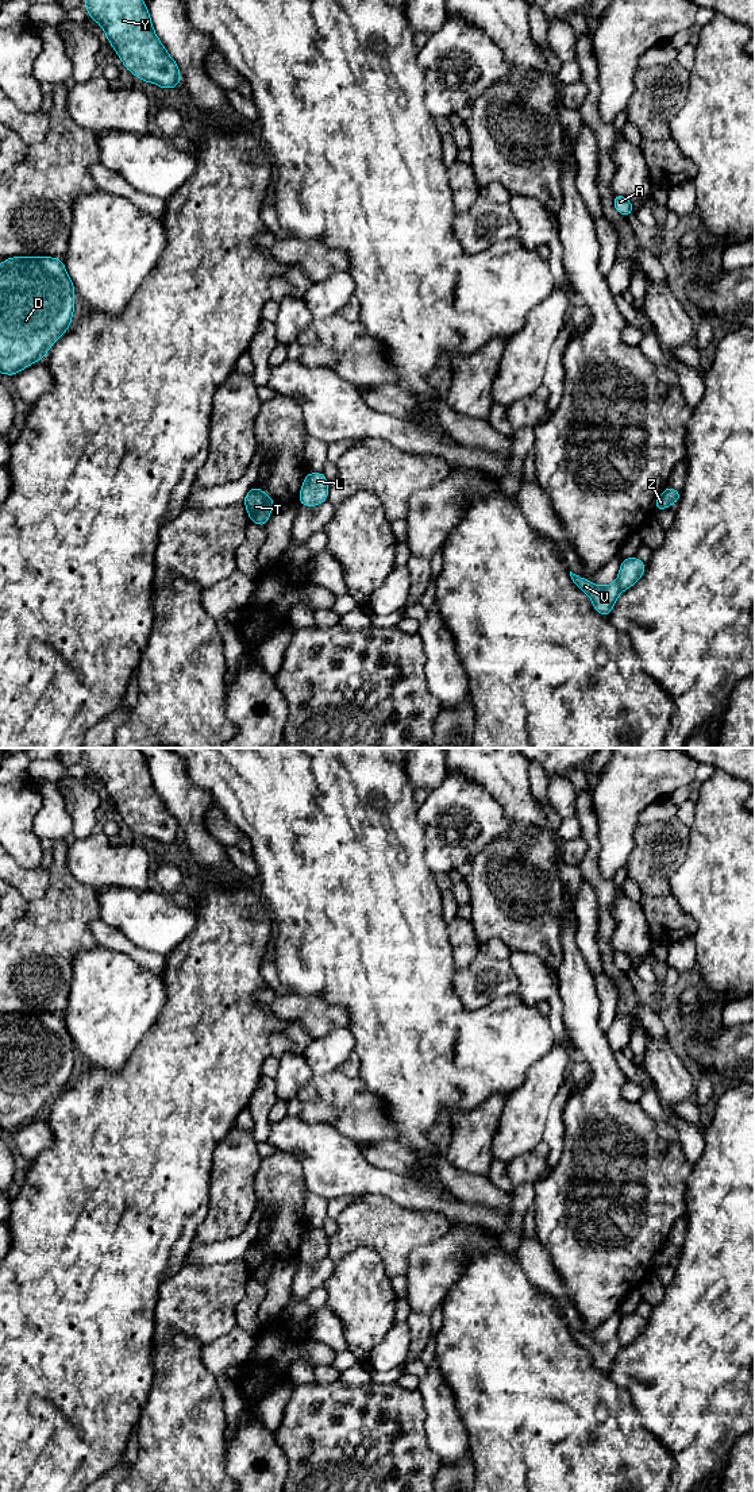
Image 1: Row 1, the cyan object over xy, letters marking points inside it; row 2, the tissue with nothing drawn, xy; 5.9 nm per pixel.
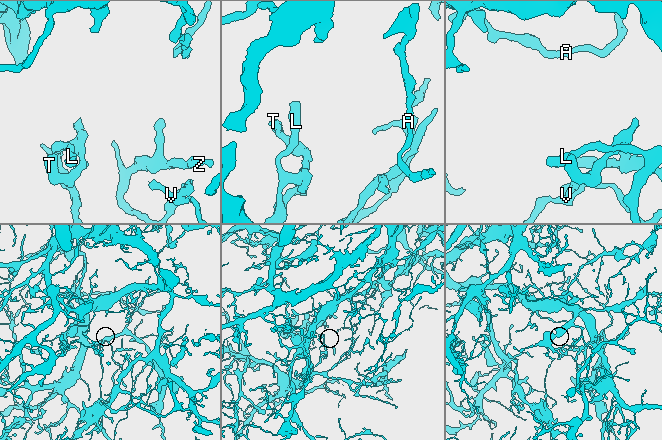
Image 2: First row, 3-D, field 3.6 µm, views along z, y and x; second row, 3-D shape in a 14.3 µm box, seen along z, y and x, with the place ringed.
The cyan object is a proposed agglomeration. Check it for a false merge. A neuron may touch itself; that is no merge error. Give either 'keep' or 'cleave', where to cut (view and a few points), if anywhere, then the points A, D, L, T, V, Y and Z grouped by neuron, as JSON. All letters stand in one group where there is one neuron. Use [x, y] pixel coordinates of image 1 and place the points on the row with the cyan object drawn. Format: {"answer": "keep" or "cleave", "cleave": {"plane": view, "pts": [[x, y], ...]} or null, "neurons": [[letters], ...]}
{"answer": "cleave", "cleave": {"plane": "xy", "pts": [[616, 581], [621, 590]]}, "neurons": [["A", "D", "L", "T", "Y", "Z"], ["V"]]}

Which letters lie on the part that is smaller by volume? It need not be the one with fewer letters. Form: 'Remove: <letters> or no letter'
Remove: V

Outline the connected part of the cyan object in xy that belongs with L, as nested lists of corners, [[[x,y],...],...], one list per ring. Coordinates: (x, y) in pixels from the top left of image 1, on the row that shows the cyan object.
[[[307,473],[300,494],[298,504],[316,506],[328,500],[328,479],[323,473]]]

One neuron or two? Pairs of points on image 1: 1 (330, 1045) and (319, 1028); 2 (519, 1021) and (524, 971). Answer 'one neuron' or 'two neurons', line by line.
1: two neurons
2: two neurons

